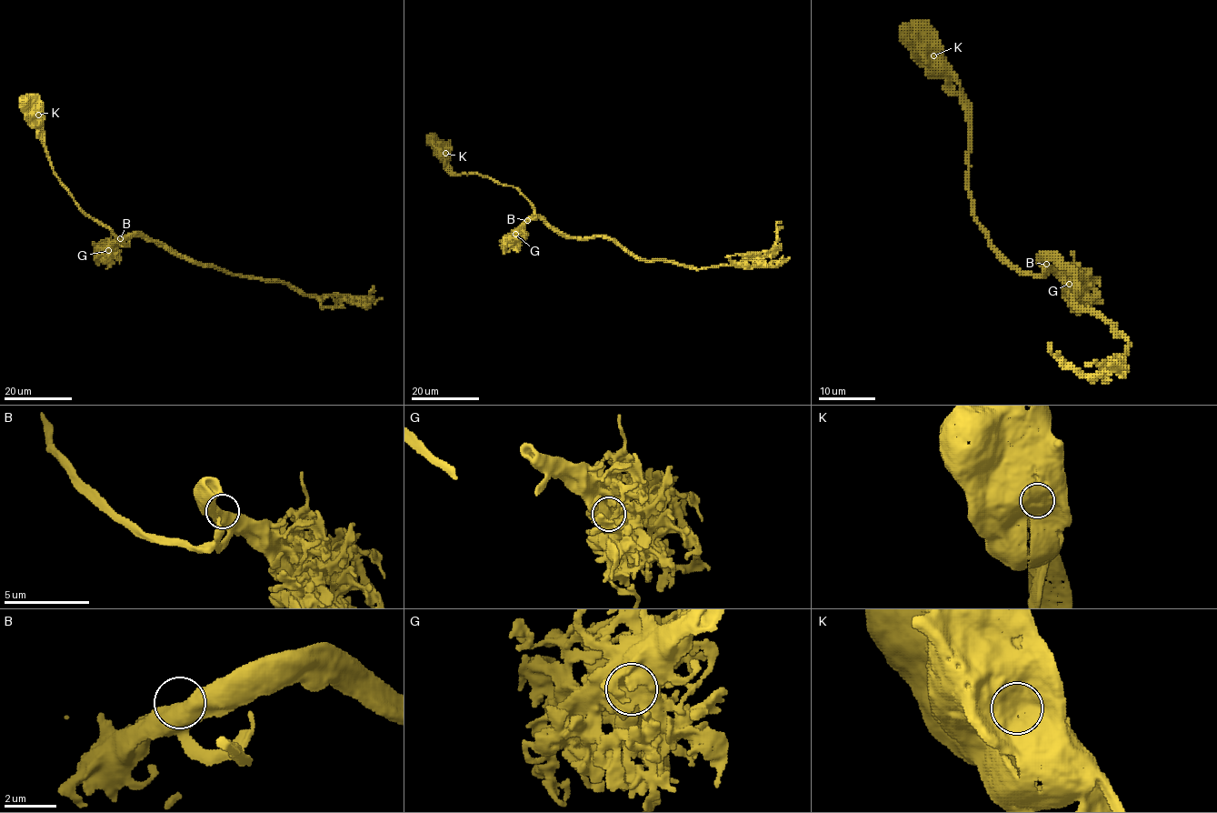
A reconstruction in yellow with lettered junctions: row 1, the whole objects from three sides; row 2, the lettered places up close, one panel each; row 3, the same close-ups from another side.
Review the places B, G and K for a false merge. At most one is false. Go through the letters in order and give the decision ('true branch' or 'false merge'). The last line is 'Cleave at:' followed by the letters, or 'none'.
B: true branch
G: true branch
K: true branch
Cleave at: none

